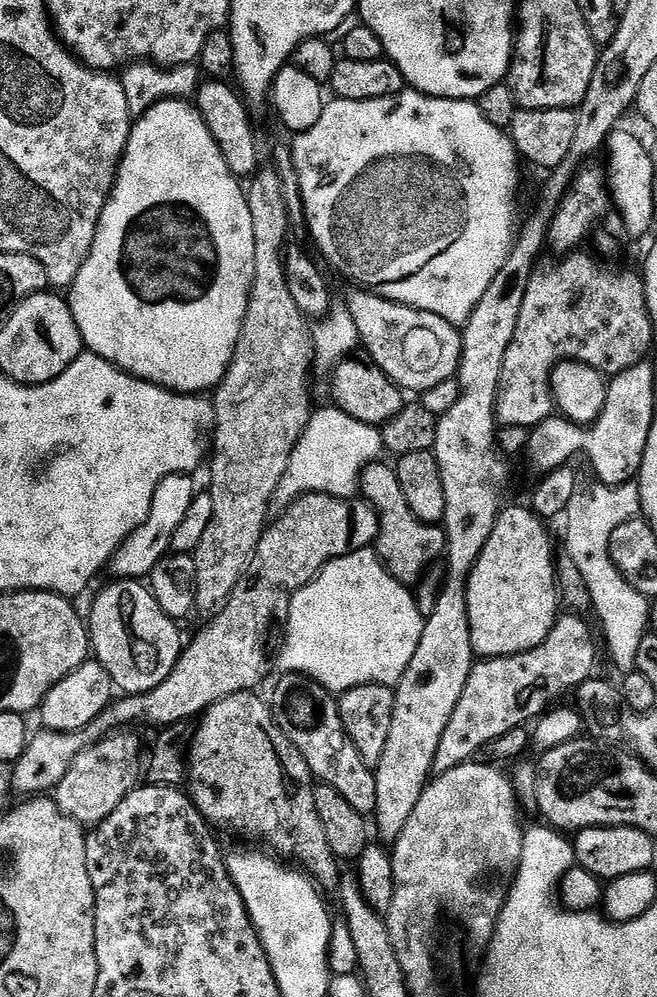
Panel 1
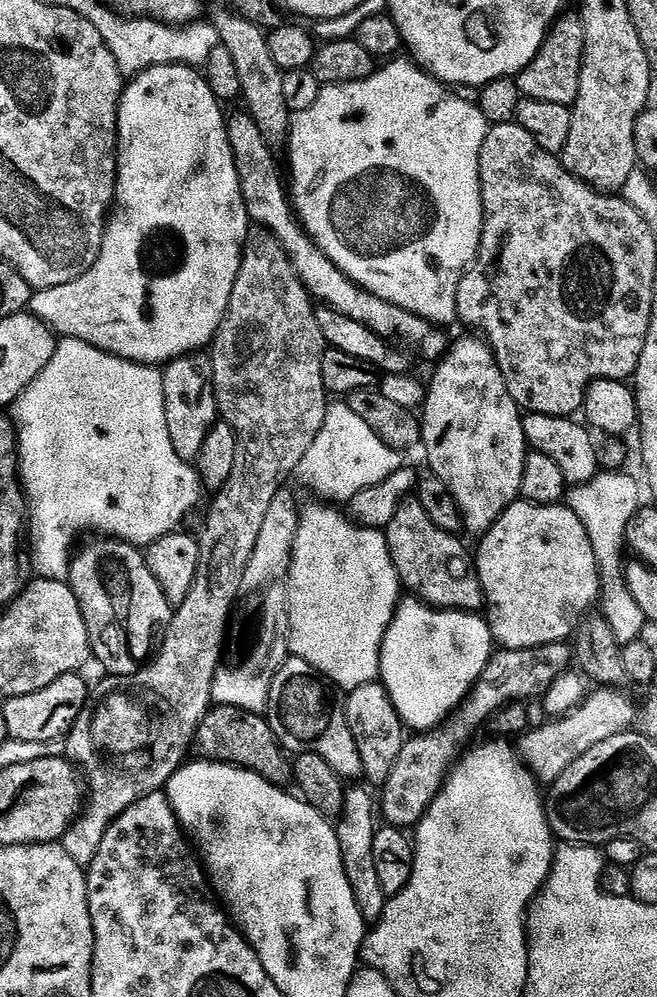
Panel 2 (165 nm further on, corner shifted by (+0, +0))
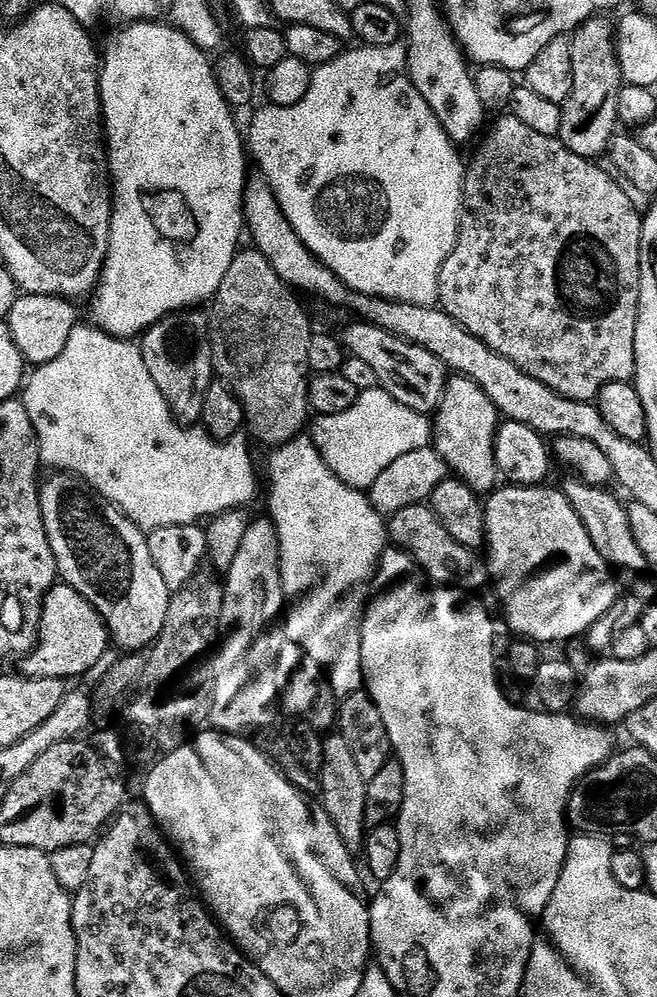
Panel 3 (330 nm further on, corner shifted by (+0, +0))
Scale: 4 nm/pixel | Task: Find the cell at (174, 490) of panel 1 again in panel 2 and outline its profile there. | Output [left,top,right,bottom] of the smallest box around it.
[163,354,218,462]

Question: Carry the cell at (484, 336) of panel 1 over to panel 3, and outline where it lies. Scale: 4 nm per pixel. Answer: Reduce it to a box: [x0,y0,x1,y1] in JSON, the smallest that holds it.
[433,375,500,494]

